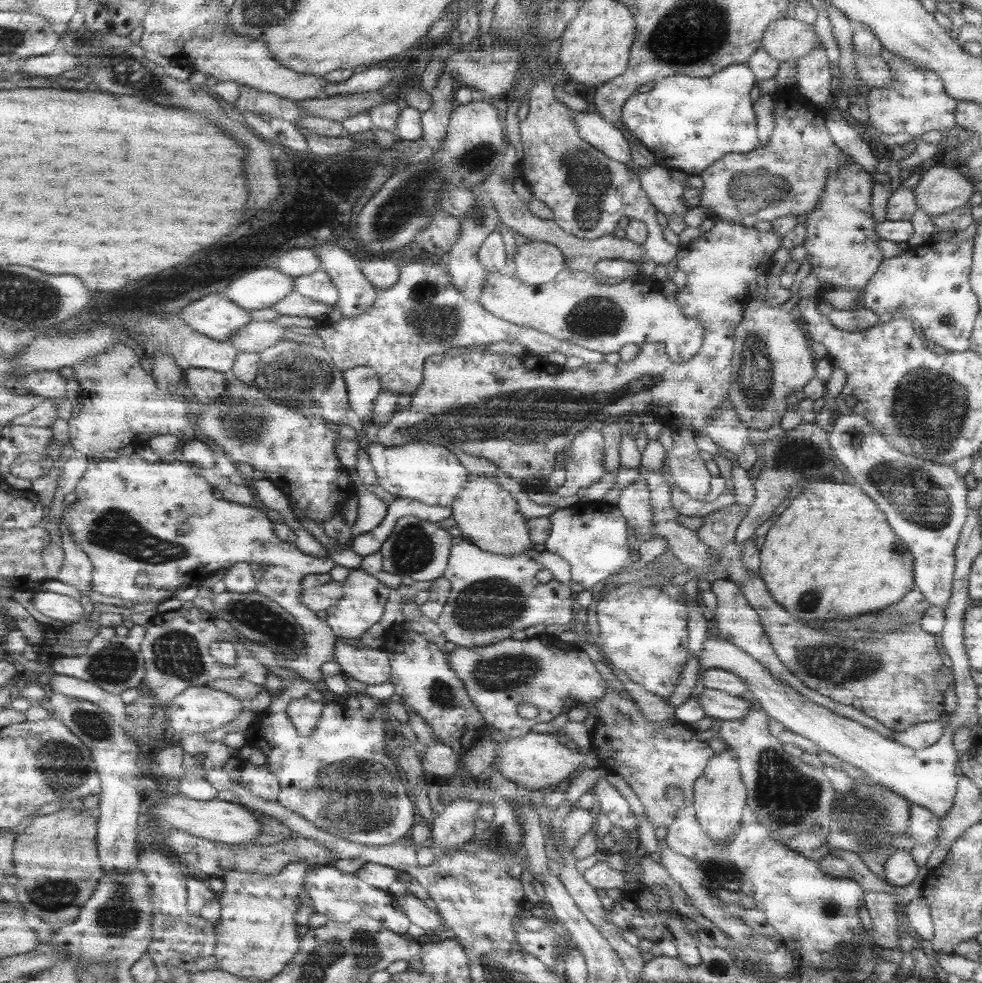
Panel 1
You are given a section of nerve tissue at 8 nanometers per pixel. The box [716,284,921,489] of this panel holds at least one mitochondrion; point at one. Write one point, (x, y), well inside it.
(754, 375)

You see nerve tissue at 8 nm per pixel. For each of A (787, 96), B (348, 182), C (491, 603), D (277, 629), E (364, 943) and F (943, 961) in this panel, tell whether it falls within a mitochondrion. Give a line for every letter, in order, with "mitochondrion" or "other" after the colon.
A: other
B: other
C: mitochondrion
D: mitochondrion
E: mitochondrion
F: other

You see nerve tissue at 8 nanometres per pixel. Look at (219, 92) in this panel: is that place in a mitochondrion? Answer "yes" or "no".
no

